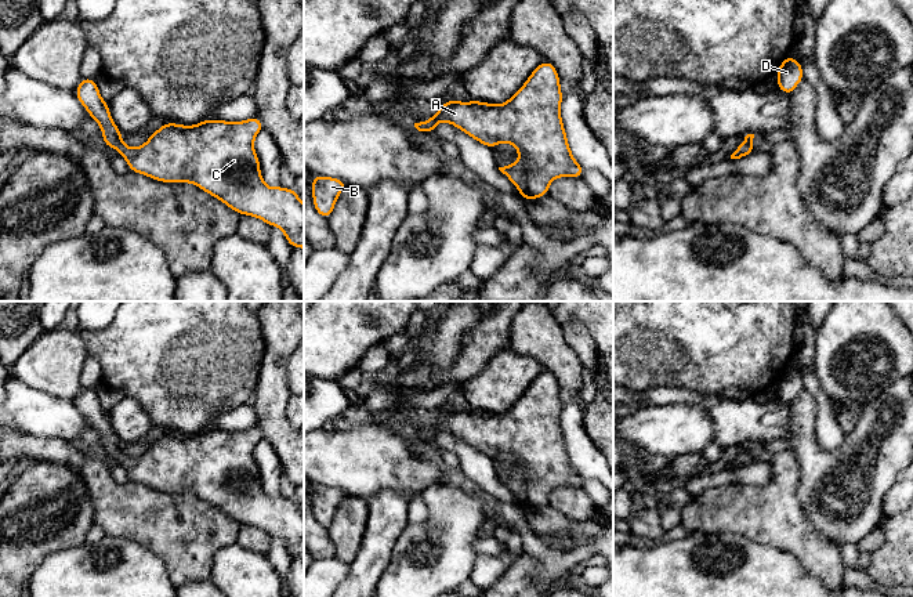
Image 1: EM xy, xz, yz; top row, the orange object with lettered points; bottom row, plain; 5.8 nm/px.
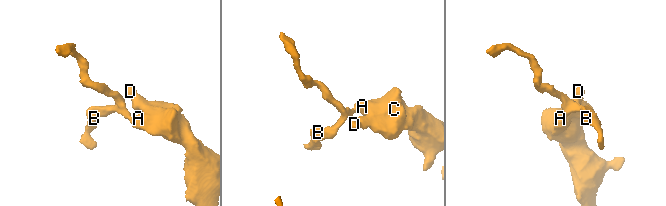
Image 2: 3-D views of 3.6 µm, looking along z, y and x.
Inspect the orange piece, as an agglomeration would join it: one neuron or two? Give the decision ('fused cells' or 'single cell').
single cell

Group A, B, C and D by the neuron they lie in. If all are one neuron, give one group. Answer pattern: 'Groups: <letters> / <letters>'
Groups: A B C D

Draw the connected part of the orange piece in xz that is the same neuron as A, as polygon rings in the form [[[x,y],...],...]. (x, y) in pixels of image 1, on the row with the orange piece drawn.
[[[543,61],[526,79],[525,84],[504,104],[486,104],[481,101],[460,102],[449,100],[425,122],[414,123],[419,131],[435,133],[439,122],[452,123],[478,142],[494,148],[499,142],[512,144],[519,160],[499,170],[518,188],[525,200],[548,195],[548,185],[557,177],[579,178],[584,169],[573,159],[565,127],[561,119],[564,94],[559,87],[557,69]]]

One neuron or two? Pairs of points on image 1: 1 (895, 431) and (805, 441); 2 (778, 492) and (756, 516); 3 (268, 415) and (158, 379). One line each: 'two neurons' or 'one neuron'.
1: one neuron
2: one neuron
3: two neurons

